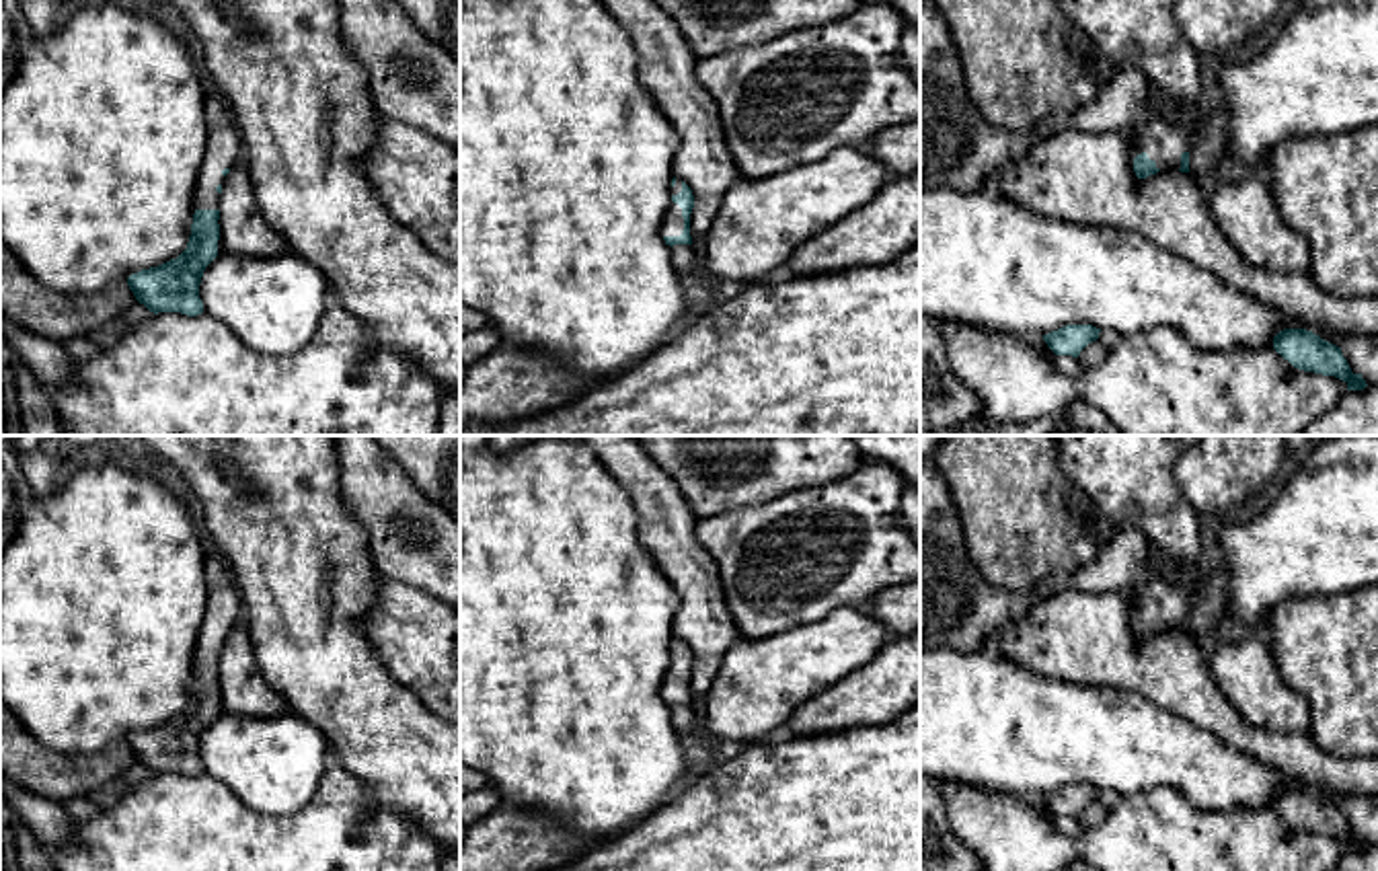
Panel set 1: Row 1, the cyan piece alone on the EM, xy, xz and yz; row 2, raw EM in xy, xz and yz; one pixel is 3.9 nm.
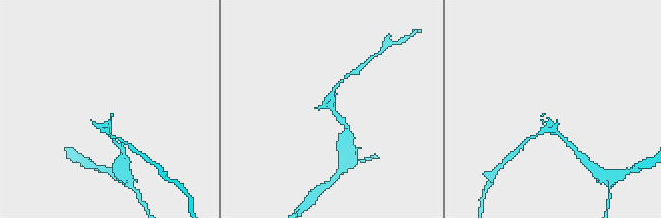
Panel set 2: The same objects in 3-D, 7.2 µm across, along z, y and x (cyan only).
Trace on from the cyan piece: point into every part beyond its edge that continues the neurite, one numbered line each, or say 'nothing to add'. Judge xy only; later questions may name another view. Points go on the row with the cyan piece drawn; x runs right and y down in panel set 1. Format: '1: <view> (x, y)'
1: xy (224, 148)

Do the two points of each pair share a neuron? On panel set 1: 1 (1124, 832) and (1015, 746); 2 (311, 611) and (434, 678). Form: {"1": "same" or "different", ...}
{"1": "different", "2": "different"}

